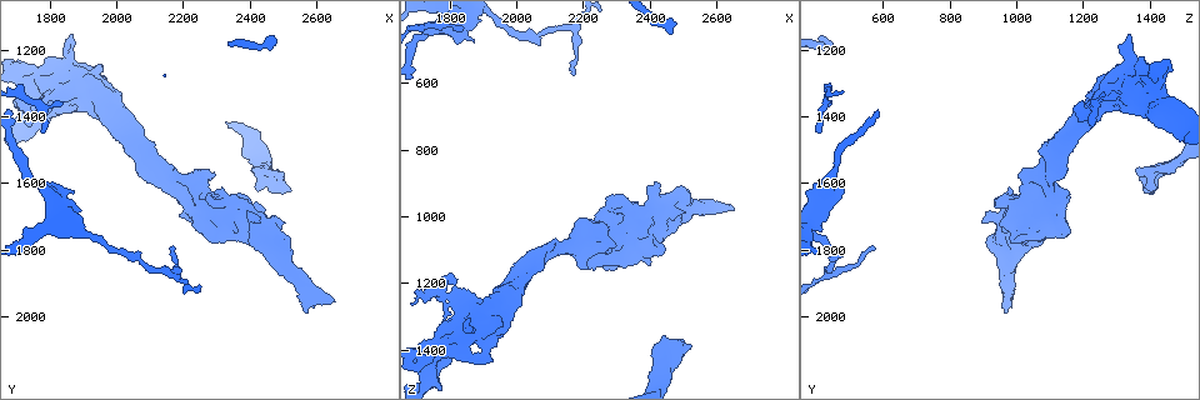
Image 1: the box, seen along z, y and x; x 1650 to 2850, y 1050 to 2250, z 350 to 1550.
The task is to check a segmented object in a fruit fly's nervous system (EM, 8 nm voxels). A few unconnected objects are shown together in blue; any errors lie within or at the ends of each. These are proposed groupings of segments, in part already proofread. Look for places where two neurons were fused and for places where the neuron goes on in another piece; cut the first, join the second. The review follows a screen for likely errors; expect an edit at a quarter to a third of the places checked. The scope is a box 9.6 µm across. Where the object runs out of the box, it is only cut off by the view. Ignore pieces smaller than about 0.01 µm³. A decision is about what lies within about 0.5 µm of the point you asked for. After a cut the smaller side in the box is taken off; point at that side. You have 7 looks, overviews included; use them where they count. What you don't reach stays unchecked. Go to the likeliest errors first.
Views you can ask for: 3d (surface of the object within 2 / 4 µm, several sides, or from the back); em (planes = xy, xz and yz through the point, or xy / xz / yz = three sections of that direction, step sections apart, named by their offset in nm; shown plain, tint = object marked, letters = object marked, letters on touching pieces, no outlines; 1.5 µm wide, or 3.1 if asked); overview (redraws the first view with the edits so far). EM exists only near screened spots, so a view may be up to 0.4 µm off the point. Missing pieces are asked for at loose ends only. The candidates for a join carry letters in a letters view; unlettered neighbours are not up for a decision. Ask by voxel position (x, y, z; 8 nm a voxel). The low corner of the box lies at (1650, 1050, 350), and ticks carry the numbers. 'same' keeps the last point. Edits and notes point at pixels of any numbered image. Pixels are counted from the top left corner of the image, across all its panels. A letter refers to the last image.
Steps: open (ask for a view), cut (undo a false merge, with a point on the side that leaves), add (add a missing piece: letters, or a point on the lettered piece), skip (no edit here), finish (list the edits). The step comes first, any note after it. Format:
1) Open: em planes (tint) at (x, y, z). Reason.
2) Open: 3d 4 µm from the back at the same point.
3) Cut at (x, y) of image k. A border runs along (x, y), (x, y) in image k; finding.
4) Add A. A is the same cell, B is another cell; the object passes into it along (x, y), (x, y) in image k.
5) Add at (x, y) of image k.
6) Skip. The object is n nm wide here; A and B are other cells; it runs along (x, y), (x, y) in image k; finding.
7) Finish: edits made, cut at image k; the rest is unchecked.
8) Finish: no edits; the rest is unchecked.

Open: 3d 4 µm from the back at (2640, 1950, 980). Branch stops here.

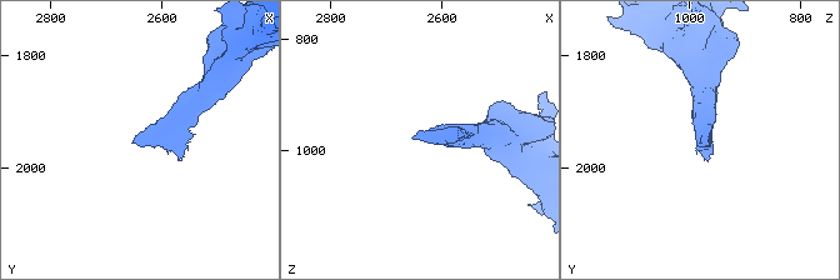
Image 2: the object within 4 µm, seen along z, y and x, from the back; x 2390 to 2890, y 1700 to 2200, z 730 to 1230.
Open: em xz step 8 (tint) at (2645, 1955, 980).

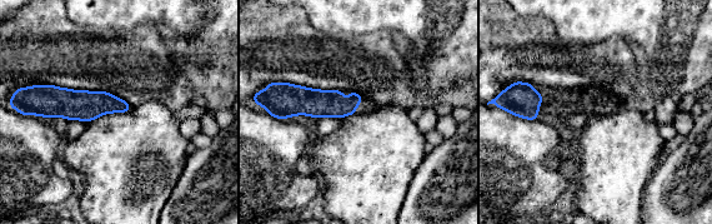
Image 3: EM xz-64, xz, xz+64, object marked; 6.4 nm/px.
Open: em planes (letters) at the same point.

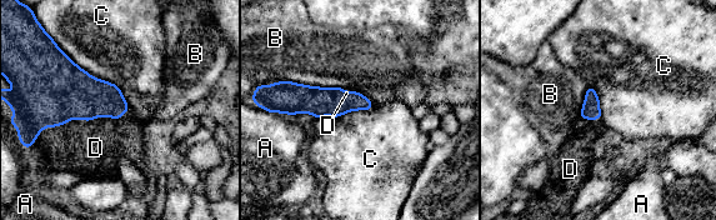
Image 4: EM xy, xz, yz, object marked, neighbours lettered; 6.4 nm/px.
Add D. D is the same cell, A, B and C are other cells; the object passes into it along (60, 90), (85, 120), (95, 148) in image 4; the neuron continues.

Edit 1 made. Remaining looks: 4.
Open: overview.

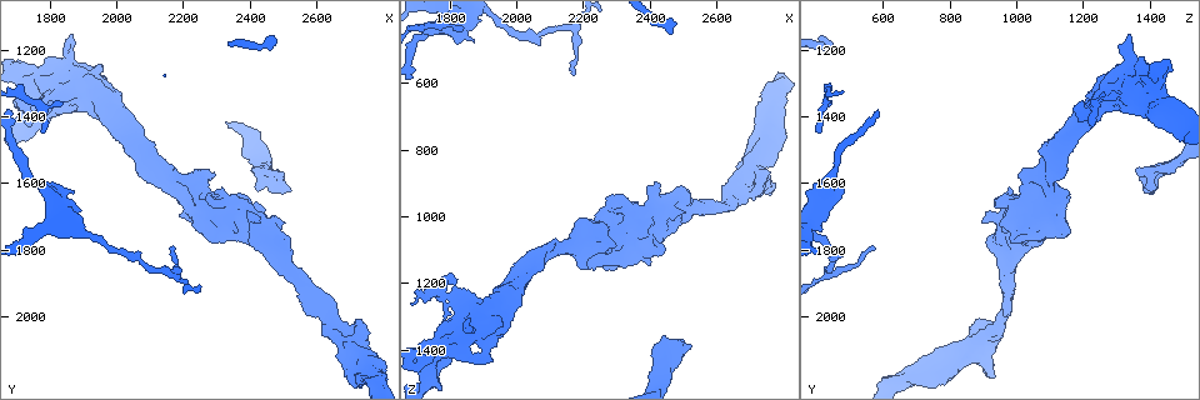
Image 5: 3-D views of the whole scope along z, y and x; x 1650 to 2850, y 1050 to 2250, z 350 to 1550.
Open: 3d 2 µm at (1850, 1360, 440). Thin end.

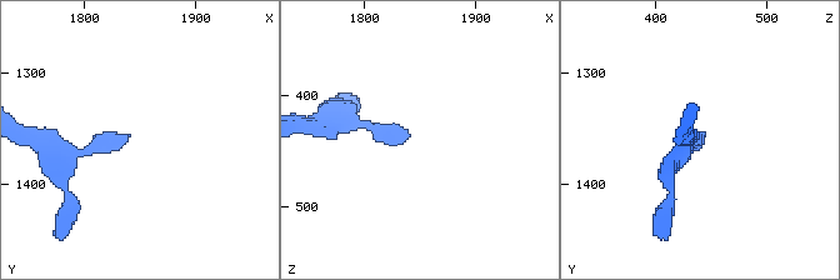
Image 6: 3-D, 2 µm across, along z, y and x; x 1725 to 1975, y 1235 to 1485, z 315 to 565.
Open: em planes (letters) at (1838, 1352, 436).

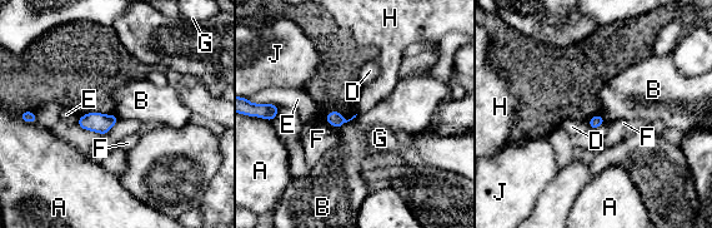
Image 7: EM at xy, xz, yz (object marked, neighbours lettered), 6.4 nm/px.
Skip. The object is 70 nm wide here; A, B, D, E, F, G, H and J are other cells; none of them fits.

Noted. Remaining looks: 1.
Finish: edits made, add at image 4; the rest is unchecked.

